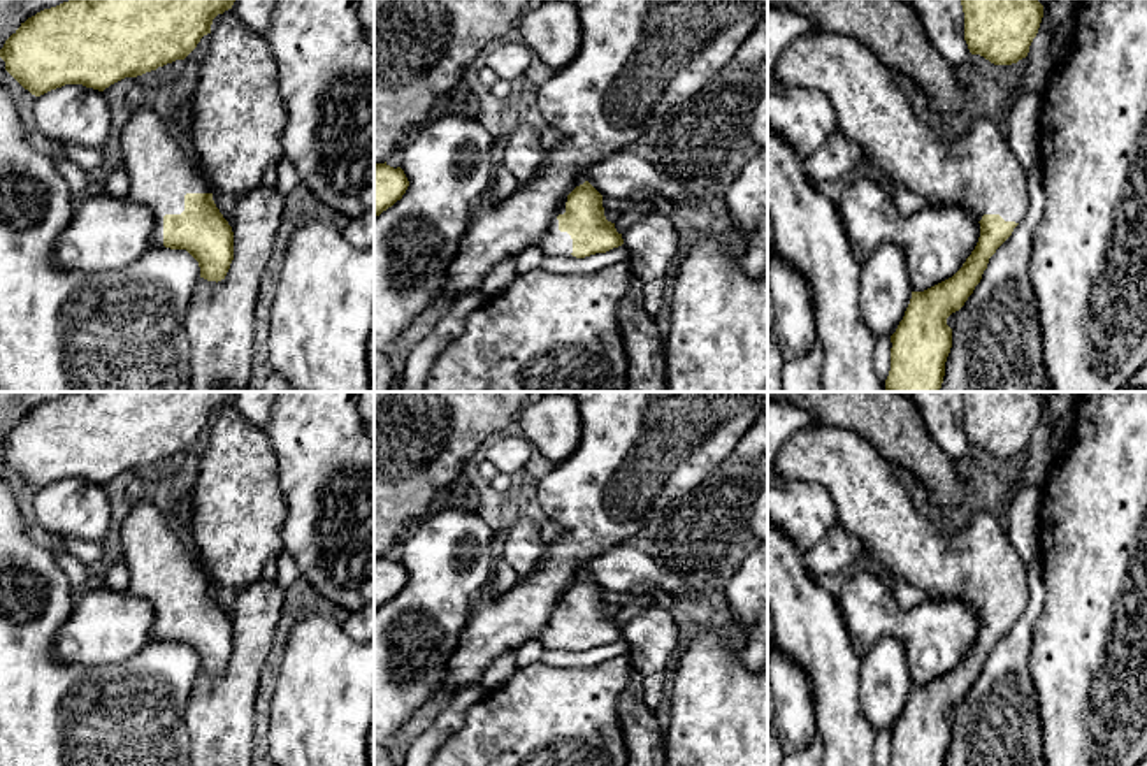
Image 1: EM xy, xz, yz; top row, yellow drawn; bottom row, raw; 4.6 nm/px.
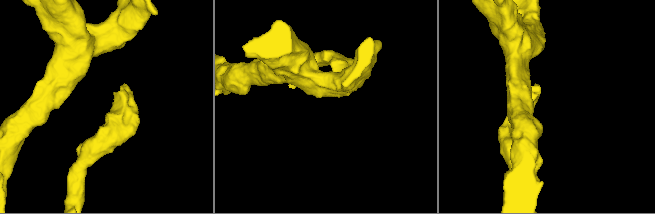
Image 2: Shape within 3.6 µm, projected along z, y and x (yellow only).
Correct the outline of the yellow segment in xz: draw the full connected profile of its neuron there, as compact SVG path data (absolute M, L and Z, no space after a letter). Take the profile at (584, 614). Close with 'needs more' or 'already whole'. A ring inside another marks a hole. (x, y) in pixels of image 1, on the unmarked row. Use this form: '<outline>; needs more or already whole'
M627 543L617 545L595 557L588 573L555 603L545 643L585 652L622 640L622 627L604 610L602 592L631 592L636 583L652 583L673 597L687 590L678 571Z; needs more

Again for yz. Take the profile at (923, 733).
M817 423L794 432L780 446L775 467L785 480L820 485L829 492L840 520L862 539L885 582L901 578L931 599L961 599L978 613L980 631L963 661L924 685L912 685L905 710L891 729L889 766L945 766L952 741L947 712L964 699L989 652L1012 629L1029 597L1026 566L1008 538L1006 522L992 511L978 509L959 531L940 531L934 515L922 517L915 509L892 464L868 439L834 425Z; needs more

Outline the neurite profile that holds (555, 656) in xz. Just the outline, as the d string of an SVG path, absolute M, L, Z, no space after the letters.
M624 640L613 641L606 647L595 647L585 652L576 652L566 647L550 647L545 643L545 652L541 661L550 666L562 668L590 668L618 655L627 655L627 645Z

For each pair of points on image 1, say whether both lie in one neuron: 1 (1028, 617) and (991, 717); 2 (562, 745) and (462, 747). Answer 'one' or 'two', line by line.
1: one
2: one

